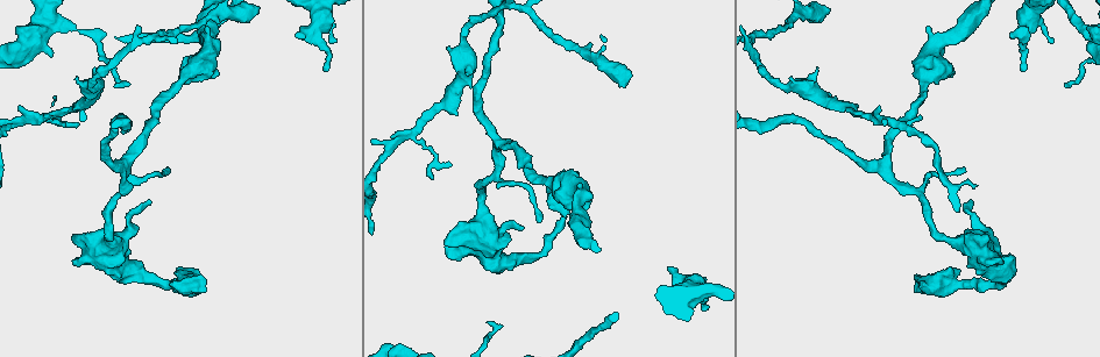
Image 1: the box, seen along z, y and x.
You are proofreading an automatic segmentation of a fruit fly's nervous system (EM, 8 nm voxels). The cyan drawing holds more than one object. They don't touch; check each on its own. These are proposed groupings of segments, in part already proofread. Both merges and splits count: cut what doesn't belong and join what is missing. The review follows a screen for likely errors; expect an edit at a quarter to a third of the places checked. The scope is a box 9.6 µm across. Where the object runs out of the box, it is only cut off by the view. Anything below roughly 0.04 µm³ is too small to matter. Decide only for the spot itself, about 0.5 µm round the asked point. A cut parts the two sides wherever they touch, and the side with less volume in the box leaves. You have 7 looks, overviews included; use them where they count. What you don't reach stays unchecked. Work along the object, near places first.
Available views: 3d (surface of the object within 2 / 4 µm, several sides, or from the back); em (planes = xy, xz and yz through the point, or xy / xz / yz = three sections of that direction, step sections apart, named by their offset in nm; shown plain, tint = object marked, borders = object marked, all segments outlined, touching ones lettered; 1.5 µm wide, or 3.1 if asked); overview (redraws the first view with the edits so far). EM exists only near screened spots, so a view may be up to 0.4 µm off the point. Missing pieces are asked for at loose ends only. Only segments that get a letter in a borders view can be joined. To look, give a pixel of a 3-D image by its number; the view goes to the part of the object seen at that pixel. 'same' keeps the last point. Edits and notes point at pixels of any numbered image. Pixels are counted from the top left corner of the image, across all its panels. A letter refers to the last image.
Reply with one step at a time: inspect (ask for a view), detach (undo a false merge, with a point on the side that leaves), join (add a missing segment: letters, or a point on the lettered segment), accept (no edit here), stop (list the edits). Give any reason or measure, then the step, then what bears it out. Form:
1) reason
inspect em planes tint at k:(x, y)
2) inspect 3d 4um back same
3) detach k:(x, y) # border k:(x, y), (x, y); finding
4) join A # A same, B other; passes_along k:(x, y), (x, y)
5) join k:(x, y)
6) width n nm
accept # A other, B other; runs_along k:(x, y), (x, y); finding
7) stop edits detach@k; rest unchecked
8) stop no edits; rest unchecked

an open end
inspect 3d 4um at 1:(334, 42)

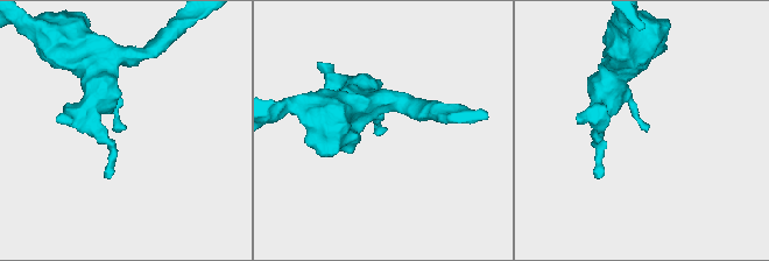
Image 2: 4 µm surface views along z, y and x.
shape alone is not enough
inspect em planes borders at 2:(126, 128)

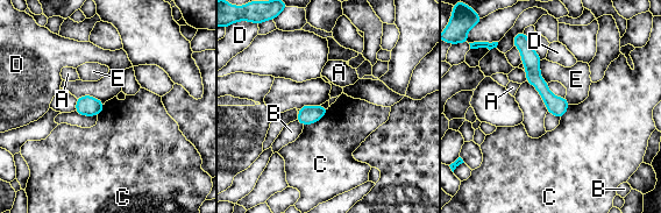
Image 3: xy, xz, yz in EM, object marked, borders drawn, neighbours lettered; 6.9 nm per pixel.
accept # A other, B other, C other, D other, E other; runs_along 3:(528, 47), (533, 77), (560, 114); no lettered segment goes on from it

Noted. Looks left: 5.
calibre changes
inspect 3d 2um at 1:(449, 101)

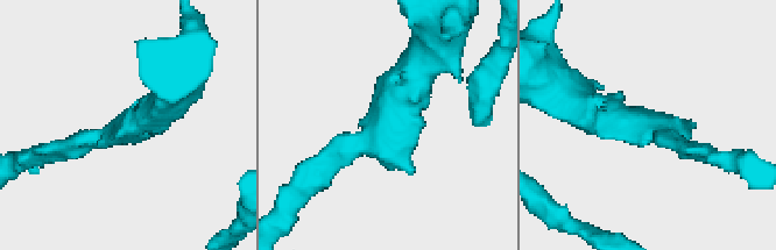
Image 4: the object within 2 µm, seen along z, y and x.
now the EM
inspect em xz step 4 tint at 4:(126, 124)

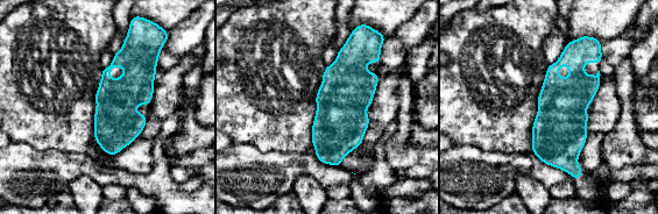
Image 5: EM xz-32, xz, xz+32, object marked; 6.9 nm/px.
inspect em planes borders same

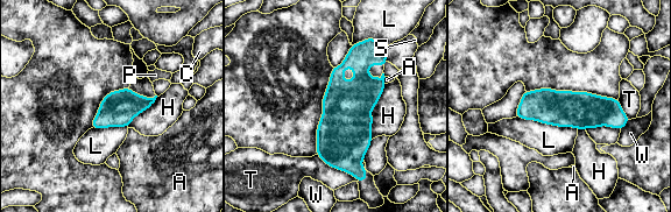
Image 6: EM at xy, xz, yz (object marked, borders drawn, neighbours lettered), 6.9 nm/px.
accept # A other, C other, H other, L other, P other, S other, T other, W other; runs_along 6:(520, 111), (607, 111), (624, 120); all the same cell

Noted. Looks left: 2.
stop no edits; rest unchecked

